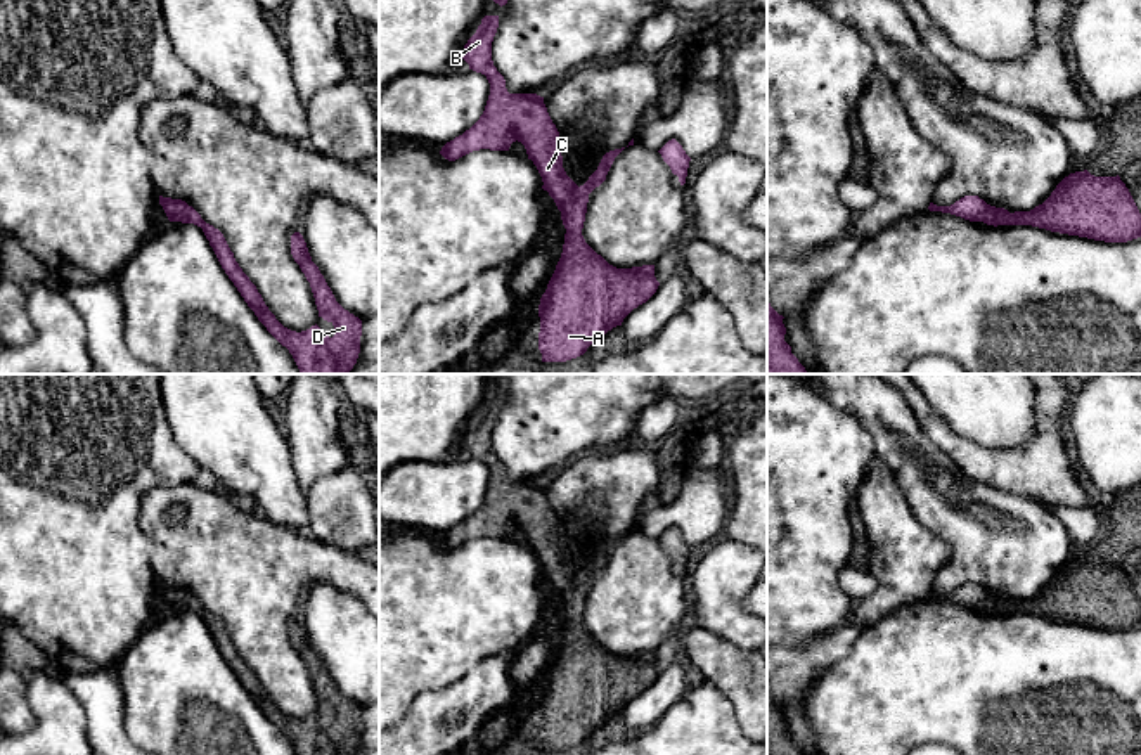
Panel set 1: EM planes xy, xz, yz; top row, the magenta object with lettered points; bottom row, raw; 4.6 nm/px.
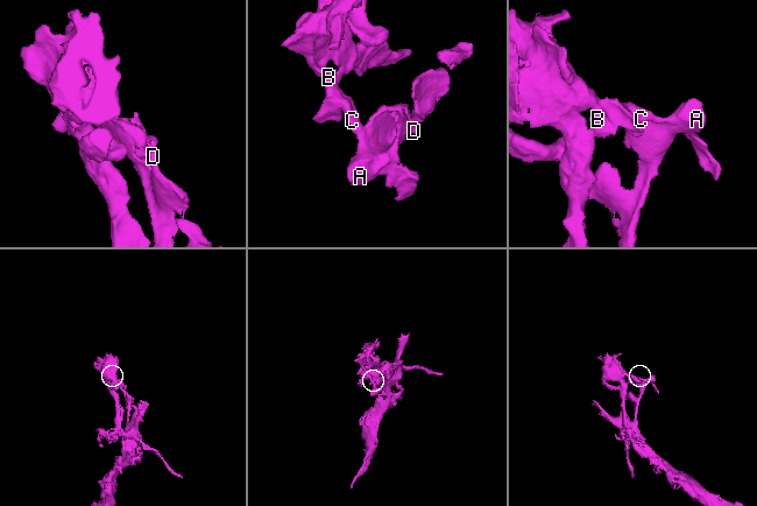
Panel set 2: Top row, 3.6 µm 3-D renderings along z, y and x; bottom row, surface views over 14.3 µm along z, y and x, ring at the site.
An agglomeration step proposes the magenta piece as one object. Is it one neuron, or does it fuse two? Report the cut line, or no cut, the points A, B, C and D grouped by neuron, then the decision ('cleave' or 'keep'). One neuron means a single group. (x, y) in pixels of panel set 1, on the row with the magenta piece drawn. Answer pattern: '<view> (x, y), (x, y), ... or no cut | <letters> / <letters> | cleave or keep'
xz (579, 187), (558, 208) | A D / B C | cleave

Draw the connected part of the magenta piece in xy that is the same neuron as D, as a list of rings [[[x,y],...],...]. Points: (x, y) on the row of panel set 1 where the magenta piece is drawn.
[[[187,204],[177,222],[194,223],[203,229],[222,268],[258,320],[289,350],[300,374],[348,374],[353,369],[360,353],[362,320],[336,301],[319,267],[312,261],[306,242],[300,232],[291,236],[291,255],[310,282],[319,317],[334,326],[332,338],[326,336],[317,324],[301,332],[284,327],[235,261],[223,234],[206,223],[192,206]]]

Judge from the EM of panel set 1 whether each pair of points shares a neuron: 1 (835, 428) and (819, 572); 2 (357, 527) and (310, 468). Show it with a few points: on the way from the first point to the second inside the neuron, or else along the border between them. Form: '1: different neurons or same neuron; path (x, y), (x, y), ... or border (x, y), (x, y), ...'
1: same neuron; path (826, 464), (826, 473), (819, 480), (819, 535)
2: different neurons; border (350, 463), (322, 475), (305, 492)

